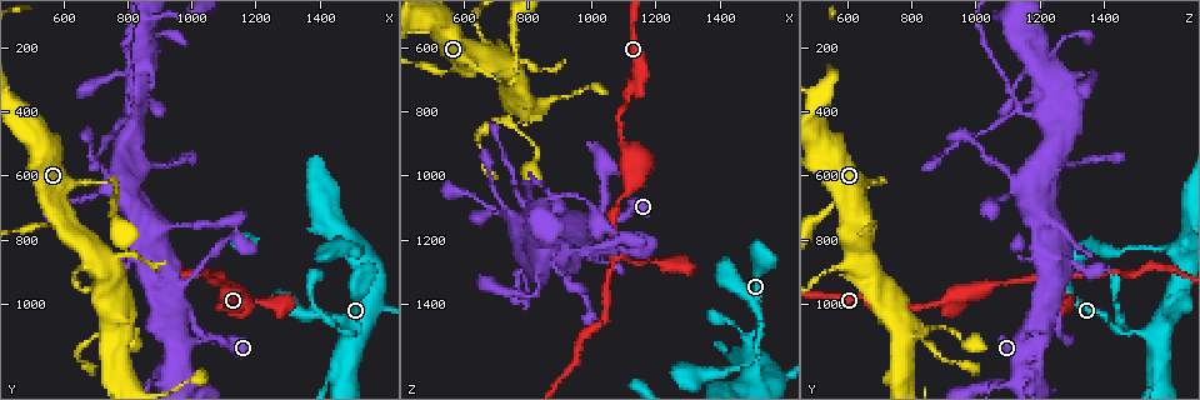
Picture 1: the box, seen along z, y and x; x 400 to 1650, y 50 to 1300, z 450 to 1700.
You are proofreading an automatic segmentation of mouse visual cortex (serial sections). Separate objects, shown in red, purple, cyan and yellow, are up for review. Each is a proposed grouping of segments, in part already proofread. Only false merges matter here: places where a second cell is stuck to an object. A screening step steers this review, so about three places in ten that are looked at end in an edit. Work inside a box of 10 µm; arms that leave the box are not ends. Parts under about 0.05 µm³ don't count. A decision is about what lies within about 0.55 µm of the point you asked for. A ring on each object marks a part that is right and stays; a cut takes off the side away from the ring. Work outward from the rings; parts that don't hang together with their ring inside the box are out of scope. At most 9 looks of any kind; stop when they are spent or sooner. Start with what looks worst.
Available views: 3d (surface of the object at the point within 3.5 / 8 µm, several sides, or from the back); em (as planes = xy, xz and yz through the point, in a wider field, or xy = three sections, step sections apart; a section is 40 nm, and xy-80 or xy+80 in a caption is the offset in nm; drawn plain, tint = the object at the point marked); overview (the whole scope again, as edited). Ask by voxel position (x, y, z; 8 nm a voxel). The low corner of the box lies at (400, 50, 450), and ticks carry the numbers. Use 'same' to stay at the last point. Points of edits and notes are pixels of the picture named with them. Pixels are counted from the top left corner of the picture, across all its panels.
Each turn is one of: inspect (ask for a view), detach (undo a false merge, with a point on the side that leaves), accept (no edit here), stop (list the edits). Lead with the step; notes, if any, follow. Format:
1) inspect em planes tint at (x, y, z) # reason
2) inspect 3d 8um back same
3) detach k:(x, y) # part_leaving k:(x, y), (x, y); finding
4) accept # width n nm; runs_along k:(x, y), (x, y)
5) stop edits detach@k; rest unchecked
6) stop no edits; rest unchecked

inspect 3d 8um at (790, 400, 1140) # a fork

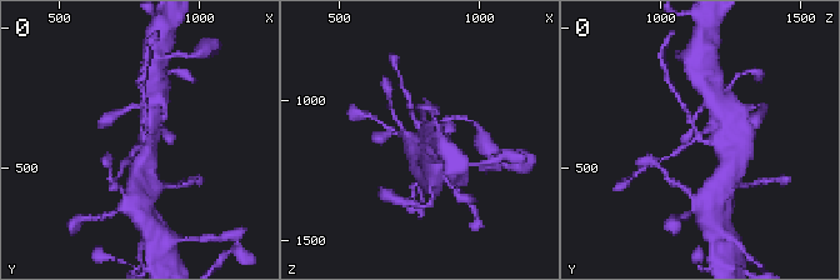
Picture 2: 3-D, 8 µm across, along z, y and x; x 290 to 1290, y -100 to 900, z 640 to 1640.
inspect em planes tint same # arms 3; arm_widths 150, 150, 400 nm

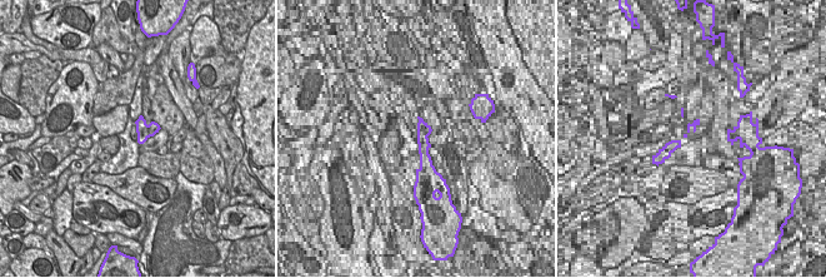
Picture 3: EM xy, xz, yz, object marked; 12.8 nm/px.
accept # runs_along 2:(425, 168), (423, 130), (411, 111); one cell here

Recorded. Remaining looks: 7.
inspect 3d 3.5um at (750, 610, 700) # abrupt turn

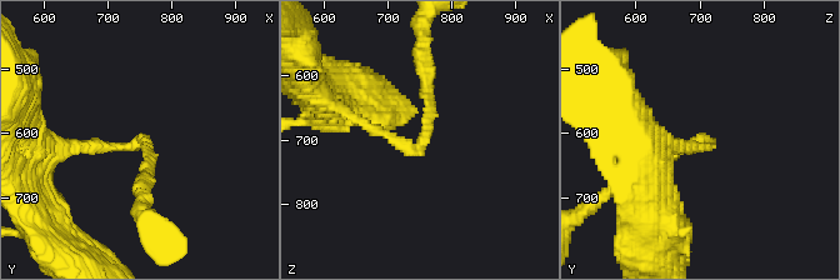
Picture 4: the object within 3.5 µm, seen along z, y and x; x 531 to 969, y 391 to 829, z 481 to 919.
inspect em xy step 2 tint at (750, 610, 710) # shape alone is not enough

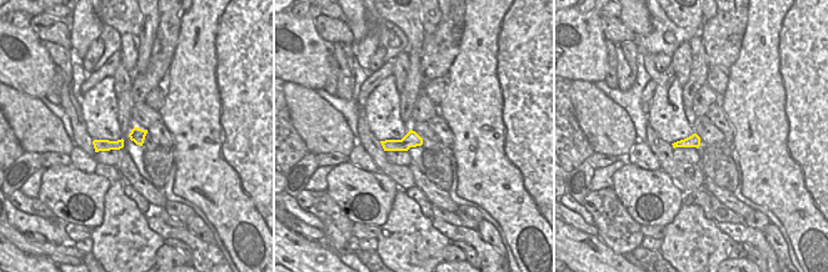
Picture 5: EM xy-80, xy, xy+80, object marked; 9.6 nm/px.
detach 4:(428, 100) # arm_widths 150, 150 nm; part_leaving 4:(409, 148), (428, 125), (420, 55); a second cell is stuck on

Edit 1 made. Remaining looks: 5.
inspect 3d 3.5um at (600, 760, 630) # small branch off a trunk

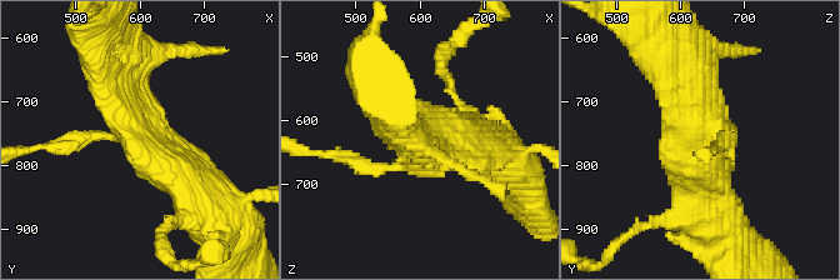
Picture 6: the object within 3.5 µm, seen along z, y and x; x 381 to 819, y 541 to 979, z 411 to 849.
inspect em planes tint at (600, 750, 625) # arms 3; arm_widths 150, 400, 500 nm; now the EM

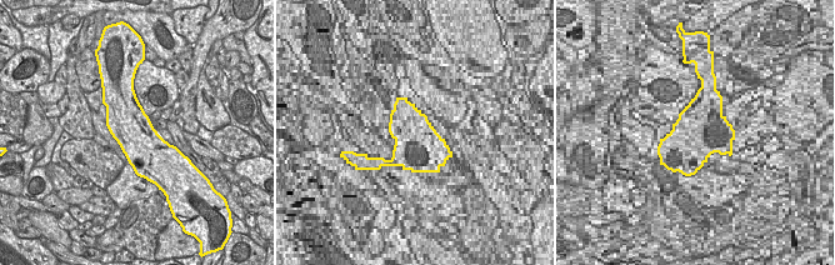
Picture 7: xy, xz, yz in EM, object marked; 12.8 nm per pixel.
inspect em xy step 5 tint same # cut it another way

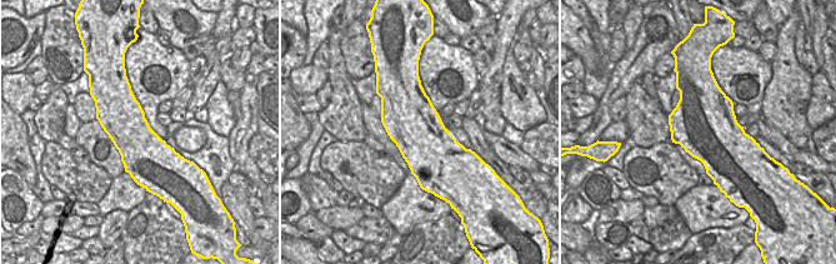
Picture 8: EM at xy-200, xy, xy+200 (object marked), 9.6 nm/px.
detach 6:(74, 141) # two cells meet here

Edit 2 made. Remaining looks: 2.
stop edits detach@4, detach@6; rest unchecked

